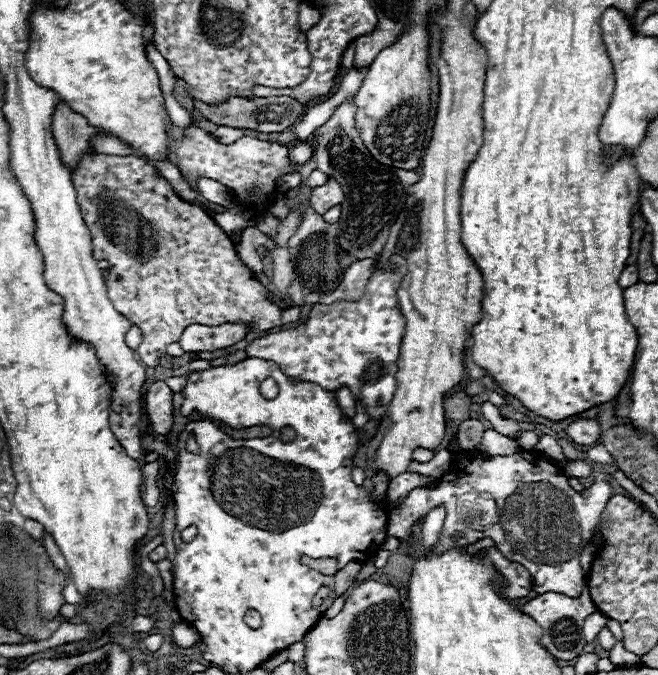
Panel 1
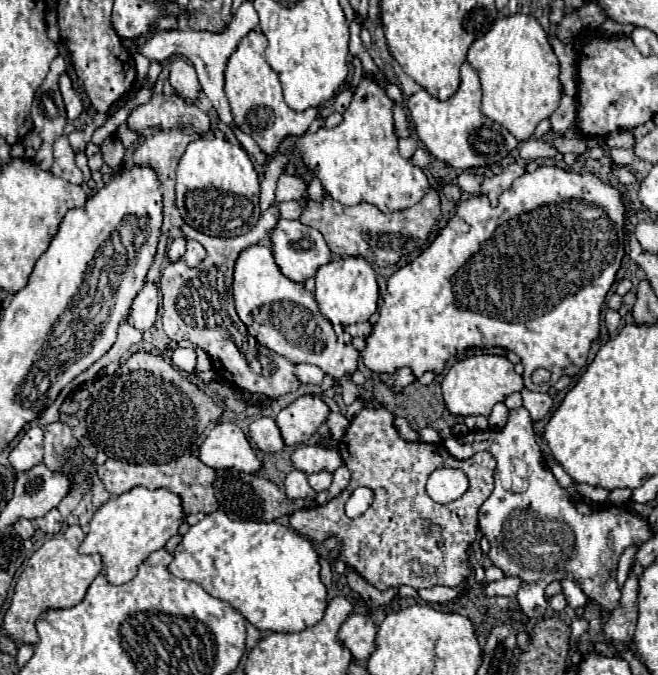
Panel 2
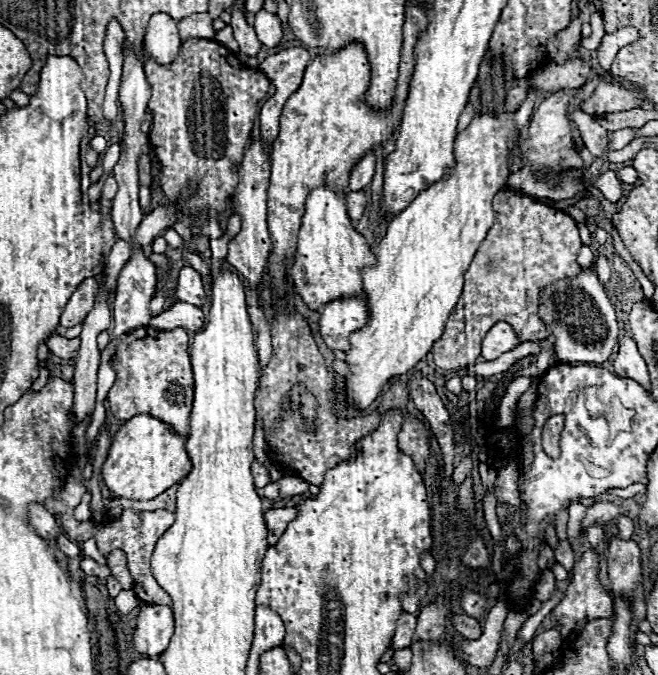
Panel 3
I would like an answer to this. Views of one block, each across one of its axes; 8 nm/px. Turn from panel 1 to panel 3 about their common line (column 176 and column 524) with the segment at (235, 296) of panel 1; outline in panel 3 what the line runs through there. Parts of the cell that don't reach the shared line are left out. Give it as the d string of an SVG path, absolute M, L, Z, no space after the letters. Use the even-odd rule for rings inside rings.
M500 190L492 204L496 212L494 224L464 276L466 282L458 306L450 312L442 336L432 346L434 364L444 370L474 364L486 332L496 322L512 324L520 340L548 338L550 330L538 318L538 294L548 282L576 276L580 268L576 254L582 242L576 222L566 212L544 206L514 190Z

